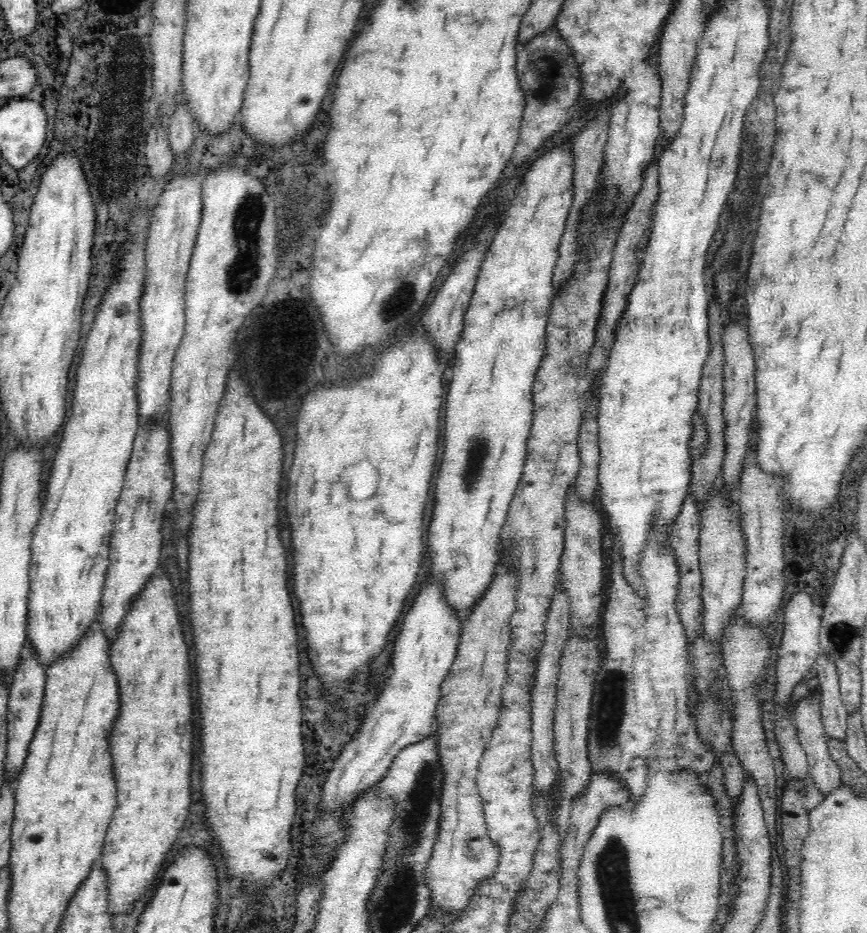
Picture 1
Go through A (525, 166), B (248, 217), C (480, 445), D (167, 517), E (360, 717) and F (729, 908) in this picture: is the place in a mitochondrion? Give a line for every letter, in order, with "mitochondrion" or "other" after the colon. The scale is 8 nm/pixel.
A: other
B: mitochondrion
C: mitochondrion
D: other
E: other
F: other

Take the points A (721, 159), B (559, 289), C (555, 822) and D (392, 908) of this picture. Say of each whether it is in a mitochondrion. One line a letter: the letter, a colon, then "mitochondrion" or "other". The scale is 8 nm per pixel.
A: mitochondrion
B: other
C: other
D: mitochondrion

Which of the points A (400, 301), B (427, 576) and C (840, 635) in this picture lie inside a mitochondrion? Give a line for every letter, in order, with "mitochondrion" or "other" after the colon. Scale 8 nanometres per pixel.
A: mitochondrion
B: other
C: mitochondrion

